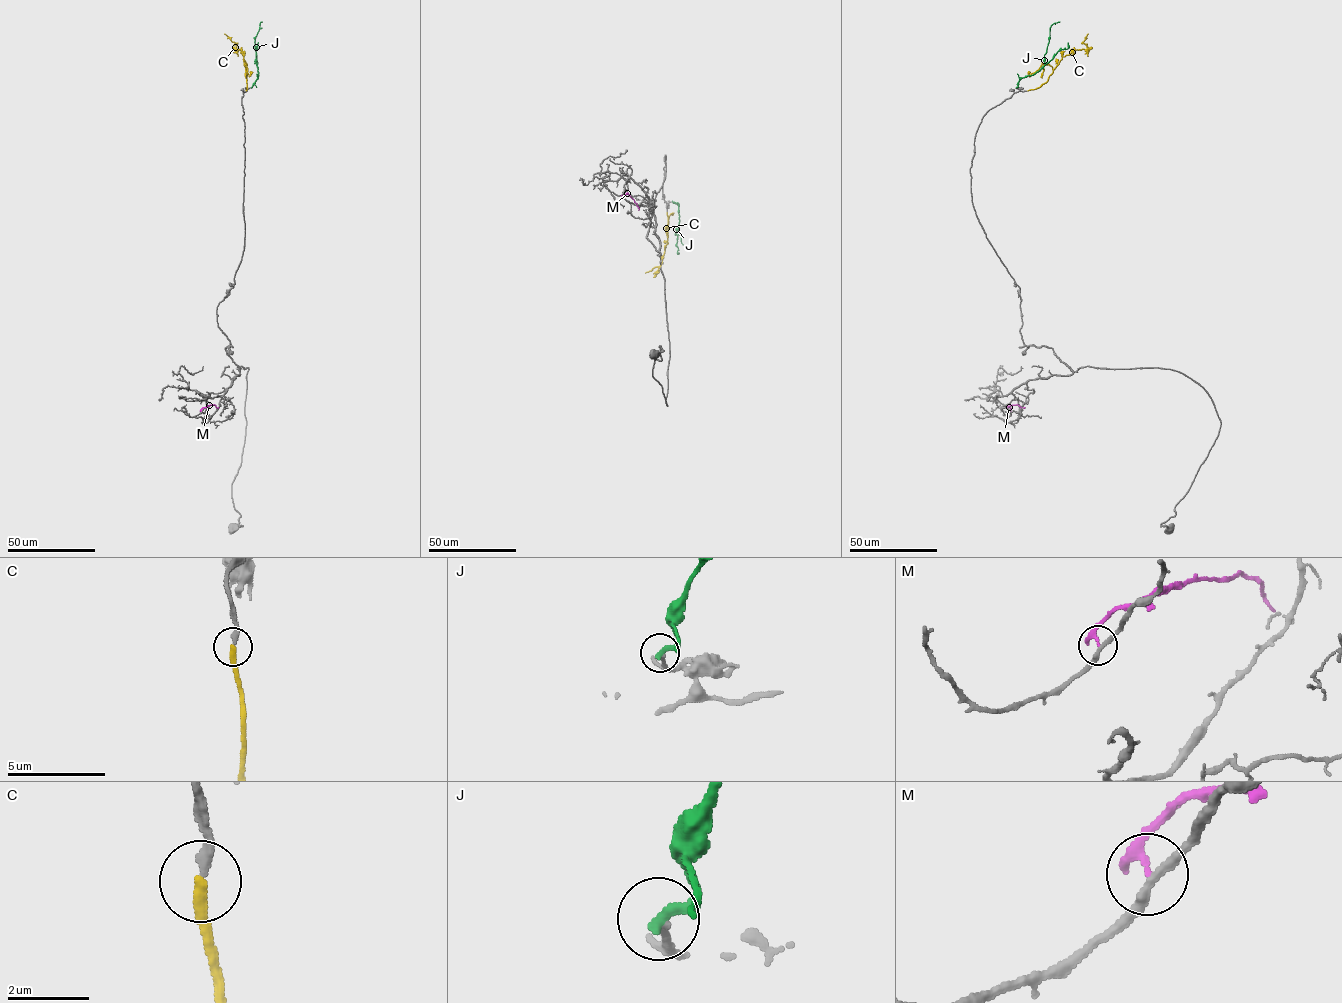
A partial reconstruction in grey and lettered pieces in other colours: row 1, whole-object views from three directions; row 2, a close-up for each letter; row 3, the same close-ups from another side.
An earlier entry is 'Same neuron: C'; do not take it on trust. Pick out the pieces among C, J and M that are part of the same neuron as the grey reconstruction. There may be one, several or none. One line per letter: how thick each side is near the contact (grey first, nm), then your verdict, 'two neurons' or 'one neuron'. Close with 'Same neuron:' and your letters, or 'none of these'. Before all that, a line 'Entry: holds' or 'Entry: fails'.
Entry: holds
C: 200 nm thick on the grey side, 220 nm on the other; one neuron
J: 180 nm thick on the grey side, 240 nm on the other; two neurons
M: 240 nm thick on the grey side, 220 nm on the other; two neurons
Same neuron: C

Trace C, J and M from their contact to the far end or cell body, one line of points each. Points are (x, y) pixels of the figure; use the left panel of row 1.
C: (246, 90), (247, 64), (241, 50), (235, 50), (237, 43), (224, 33)
J: (251, 87), (258, 75), (254, 37), (262, 22)
M: (201, 411), (209, 405), (217, 408)

